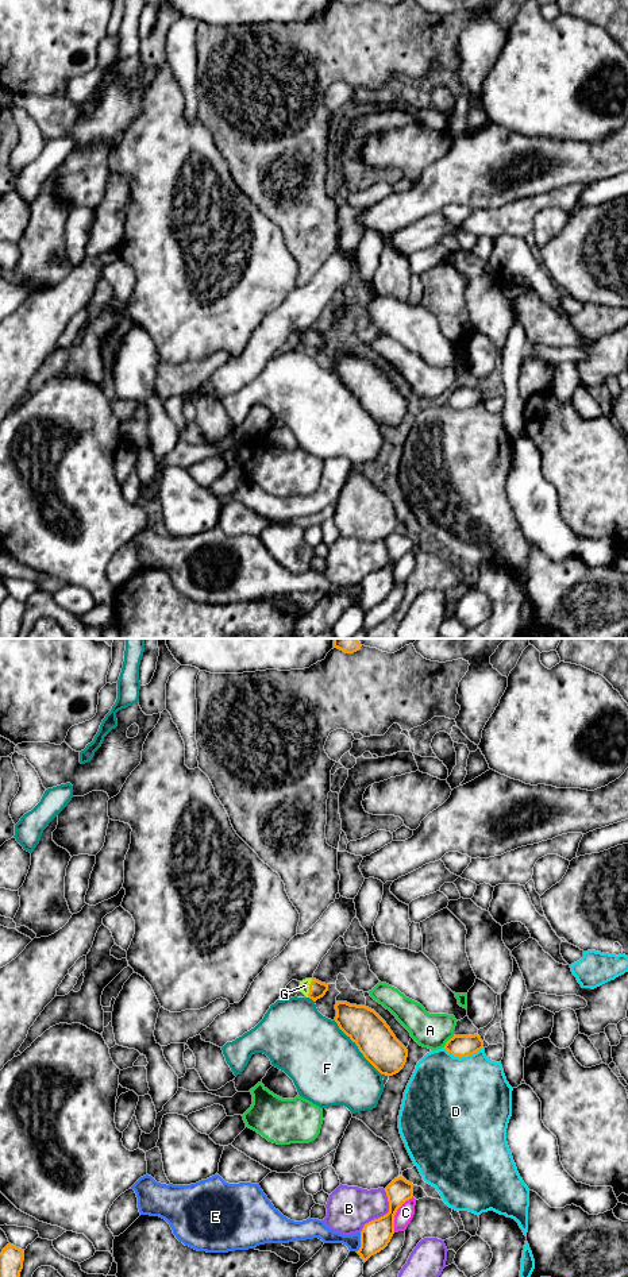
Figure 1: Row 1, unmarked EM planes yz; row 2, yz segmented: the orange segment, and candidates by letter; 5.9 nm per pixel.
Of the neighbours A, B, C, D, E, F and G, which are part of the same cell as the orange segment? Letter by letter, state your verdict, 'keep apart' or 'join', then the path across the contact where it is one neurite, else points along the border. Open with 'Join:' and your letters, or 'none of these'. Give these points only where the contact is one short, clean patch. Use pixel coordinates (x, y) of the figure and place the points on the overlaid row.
Join: G
A: keep apart
B: keep apart
C: keep apart
D: keep apart
E: keep apart
F: keep apart
G: join; runs through yz (318, 990), (309, 988), (304, 986)

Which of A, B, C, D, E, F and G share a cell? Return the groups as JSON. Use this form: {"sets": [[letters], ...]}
{"sets": [["A"], ["B"], ["C"], ["D"], ["E"], ["F"], ["G"]]}

